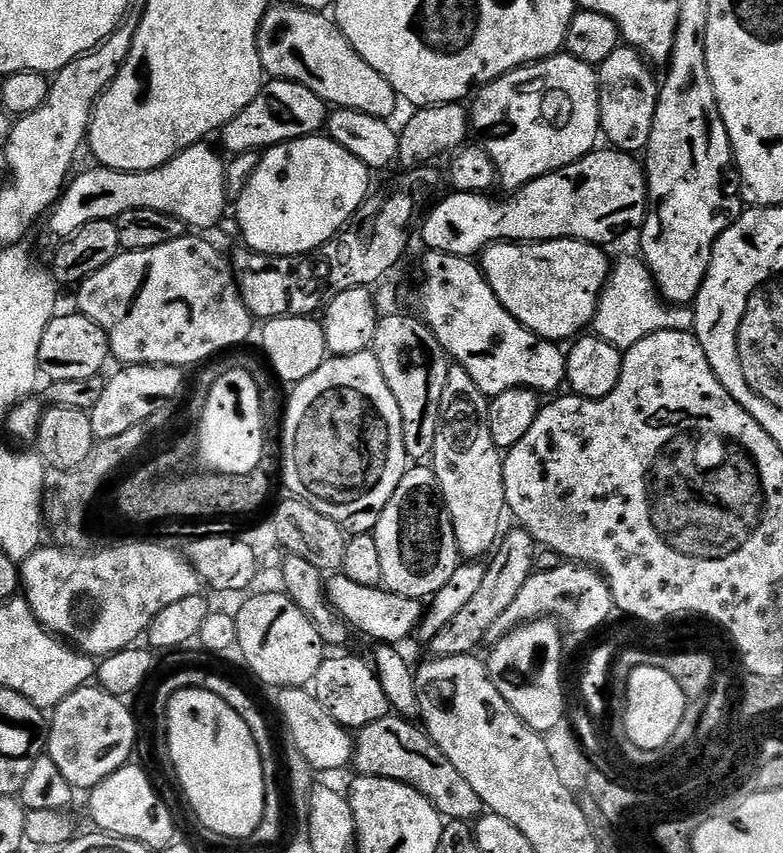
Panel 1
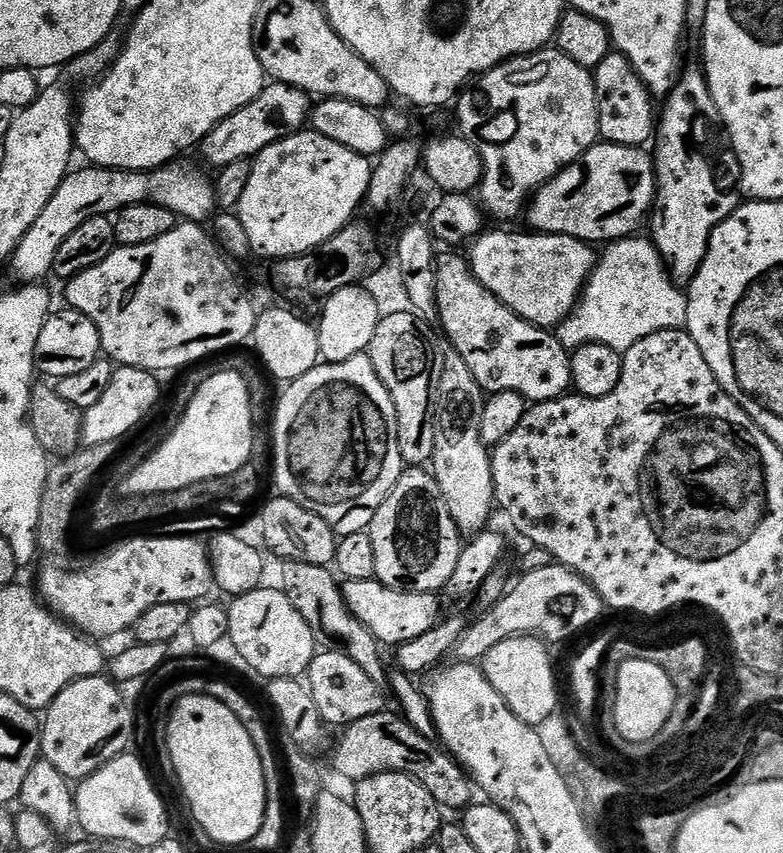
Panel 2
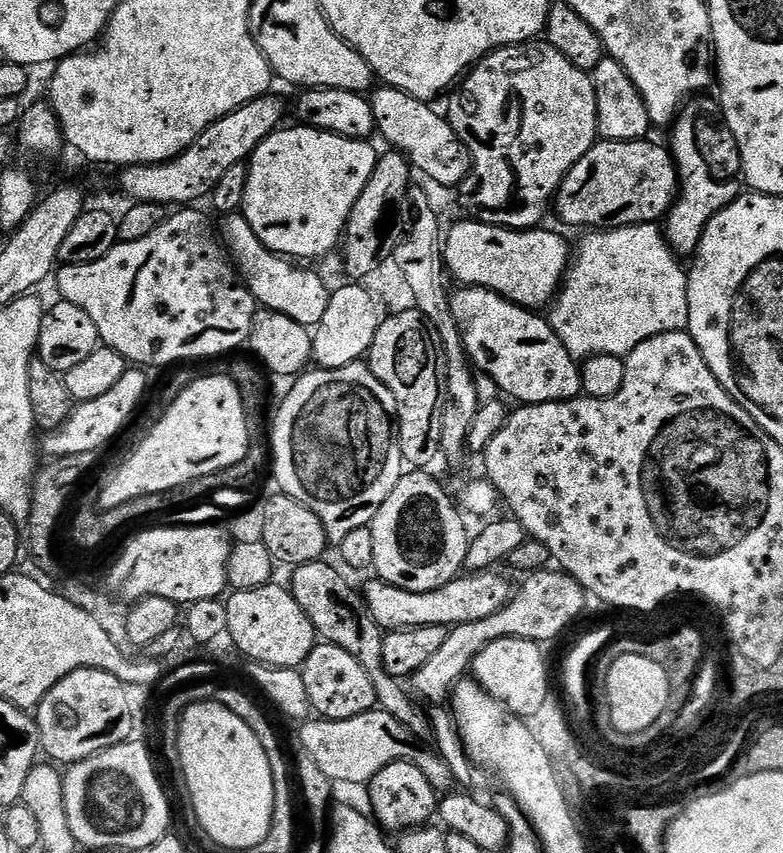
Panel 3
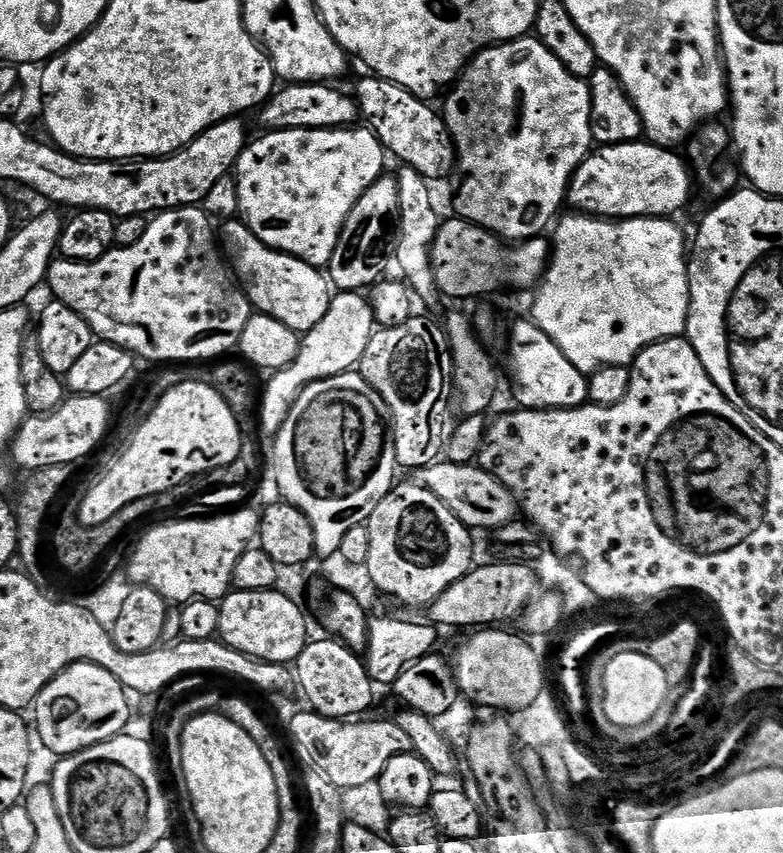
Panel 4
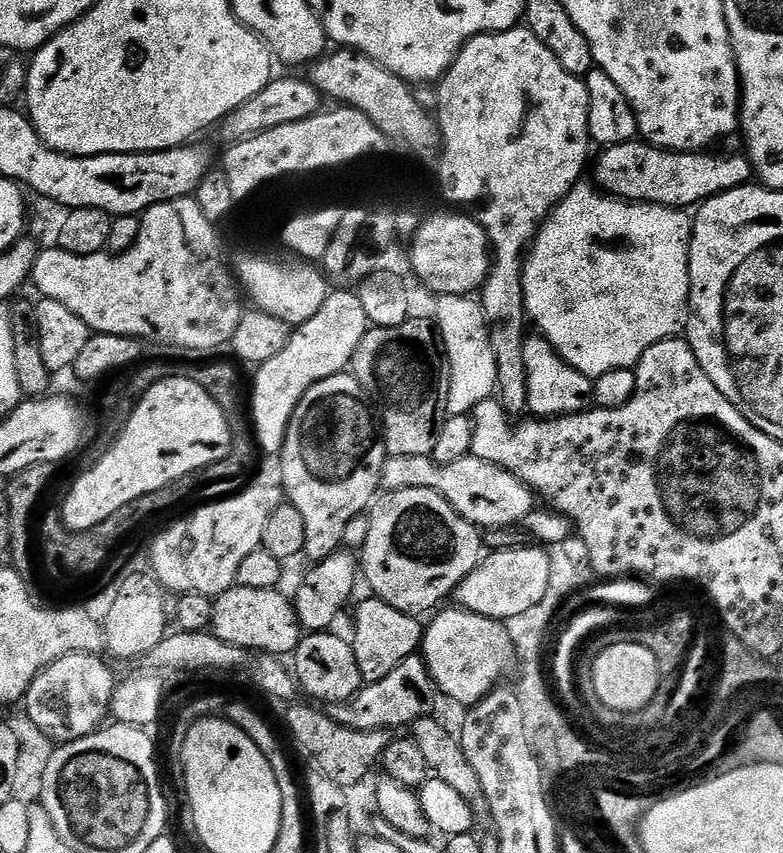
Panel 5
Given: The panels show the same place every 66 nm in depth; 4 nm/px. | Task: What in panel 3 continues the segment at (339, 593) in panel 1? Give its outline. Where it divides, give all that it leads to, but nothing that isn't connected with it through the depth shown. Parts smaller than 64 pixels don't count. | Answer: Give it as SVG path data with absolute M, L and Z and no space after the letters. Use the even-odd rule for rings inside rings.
M495 571L461 574L446 586L429 592L411 592L402 590L385 580L372 578L362 589L363 603L374 623L383 630L398 628L421 628L422 626L442 626L448 628L454 624L478 622L478 618L490 618L502 610L514 595L513 585L508 585Z

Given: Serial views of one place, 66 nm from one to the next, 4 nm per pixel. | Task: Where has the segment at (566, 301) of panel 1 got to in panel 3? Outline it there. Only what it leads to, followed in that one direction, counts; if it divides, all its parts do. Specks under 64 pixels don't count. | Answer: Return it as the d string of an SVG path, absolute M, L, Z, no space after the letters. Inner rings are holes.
M464 218L443 237L445 269L461 285L496 292L521 308L547 309L562 287L570 263L570 244L568 248L558 233L544 231L499 228Z

